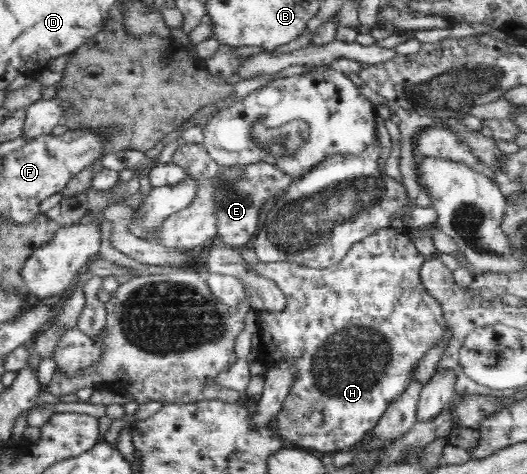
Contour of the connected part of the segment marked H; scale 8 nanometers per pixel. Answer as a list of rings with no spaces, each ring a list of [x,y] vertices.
[[[389,225],[385,228],[376,230],[367,238],[358,241],[350,248],[350,252],[337,265],[327,268],[305,267],[297,262],[259,262],[256,266],[256,273],[261,278],[267,278],[285,293],[287,297],[287,308],[283,312],[271,313],[265,309],[256,311],[256,327],[260,336],[259,348],[260,355],[257,361],[262,363],[266,372],[269,368],[277,368],[283,362],[292,366],[292,381],[289,394],[284,398],[280,411],[274,417],[272,422],[273,431],[276,432],[289,447],[313,449],[322,453],[339,452],[349,450],[357,443],[364,442],[379,419],[383,416],[386,408],[401,396],[401,393],[409,386],[409,381],[415,373],[418,360],[429,350],[444,333],[447,322],[442,315],[440,304],[425,290],[420,281],[420,268],[425,262],[423,254],[419,254],[417,248],[411,242],[408,231],[395,229],[395,226]]]

